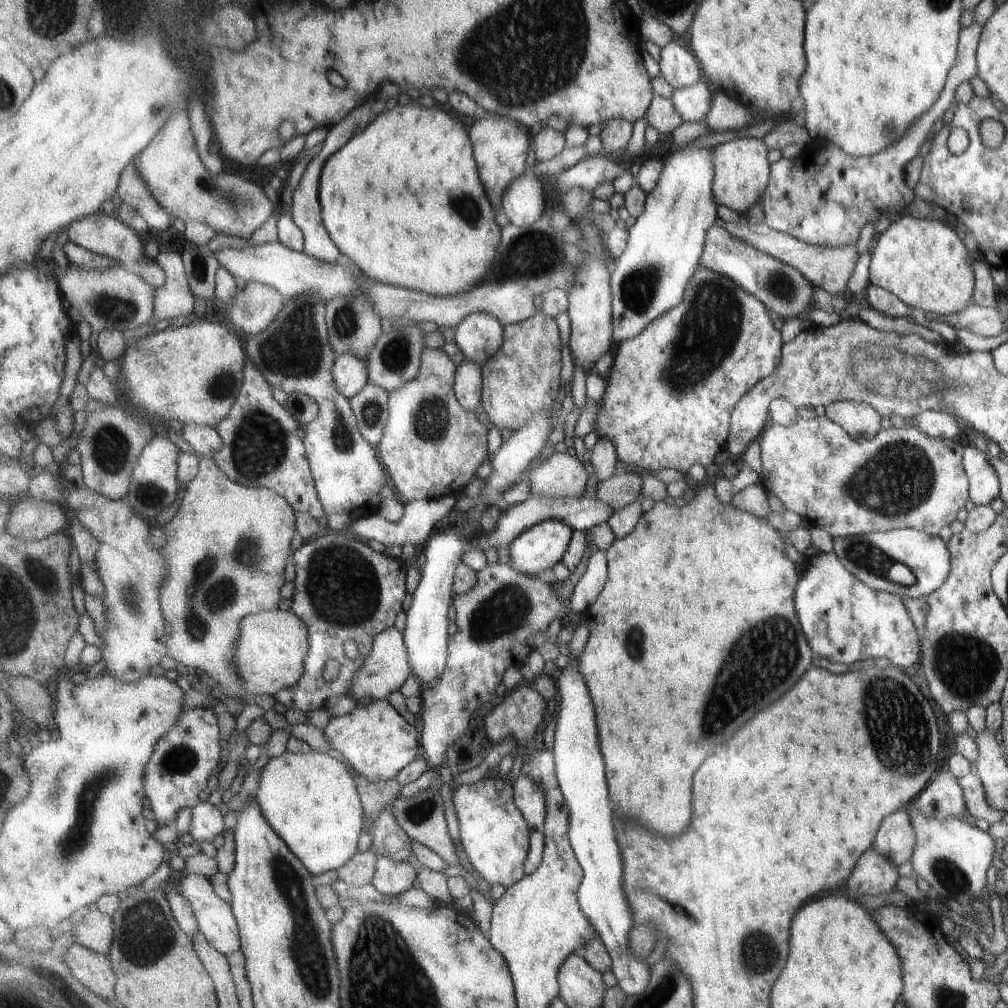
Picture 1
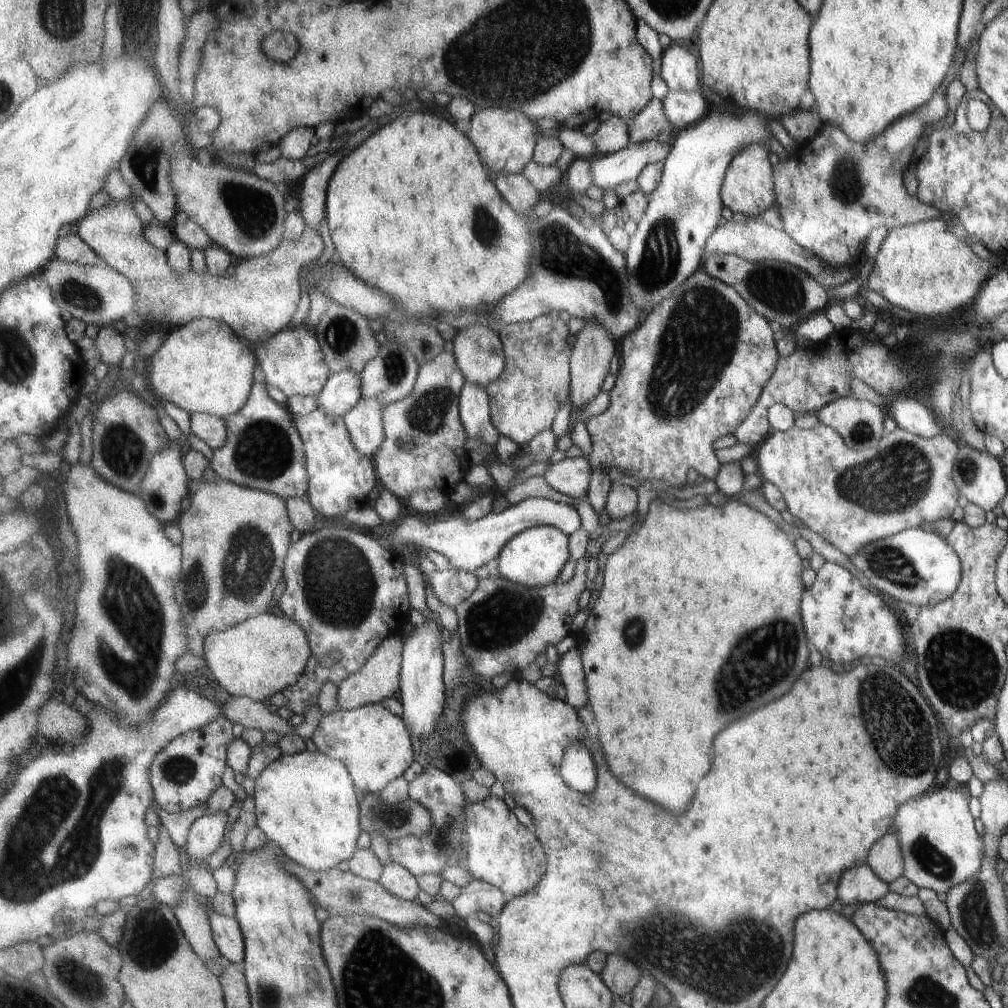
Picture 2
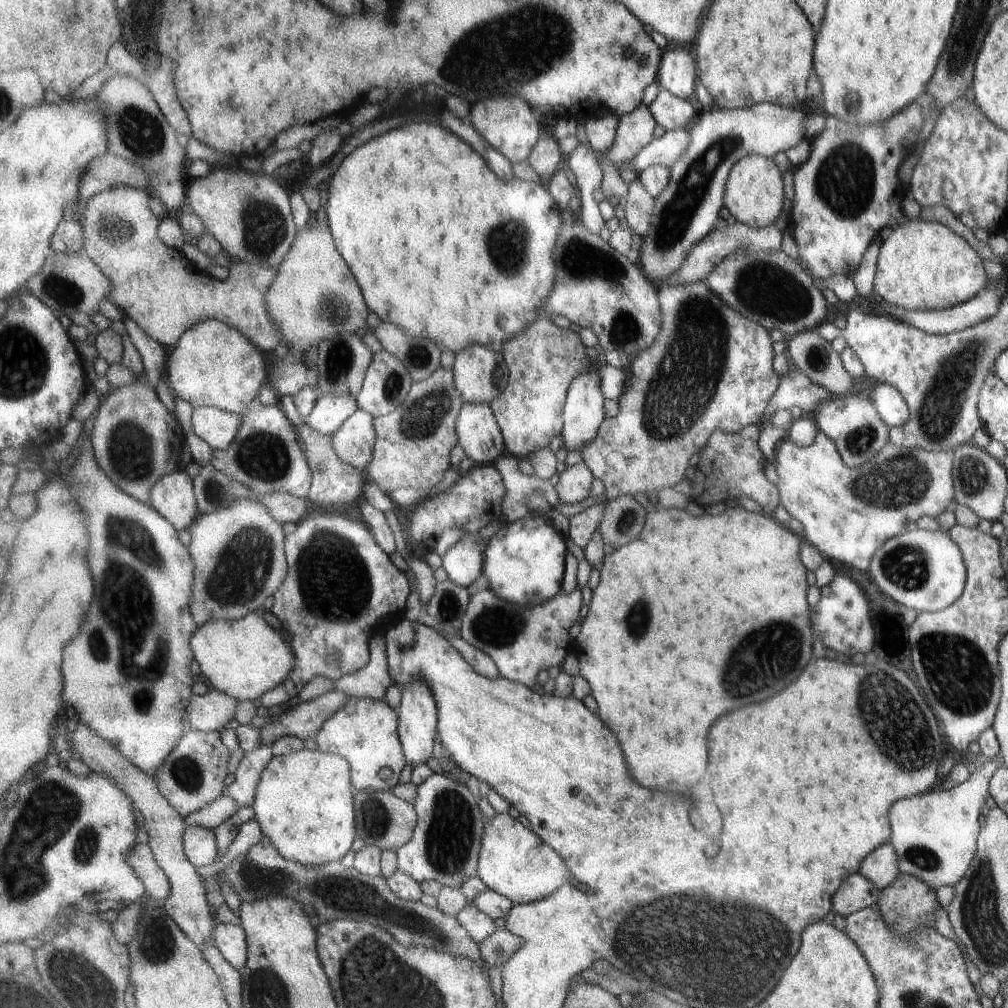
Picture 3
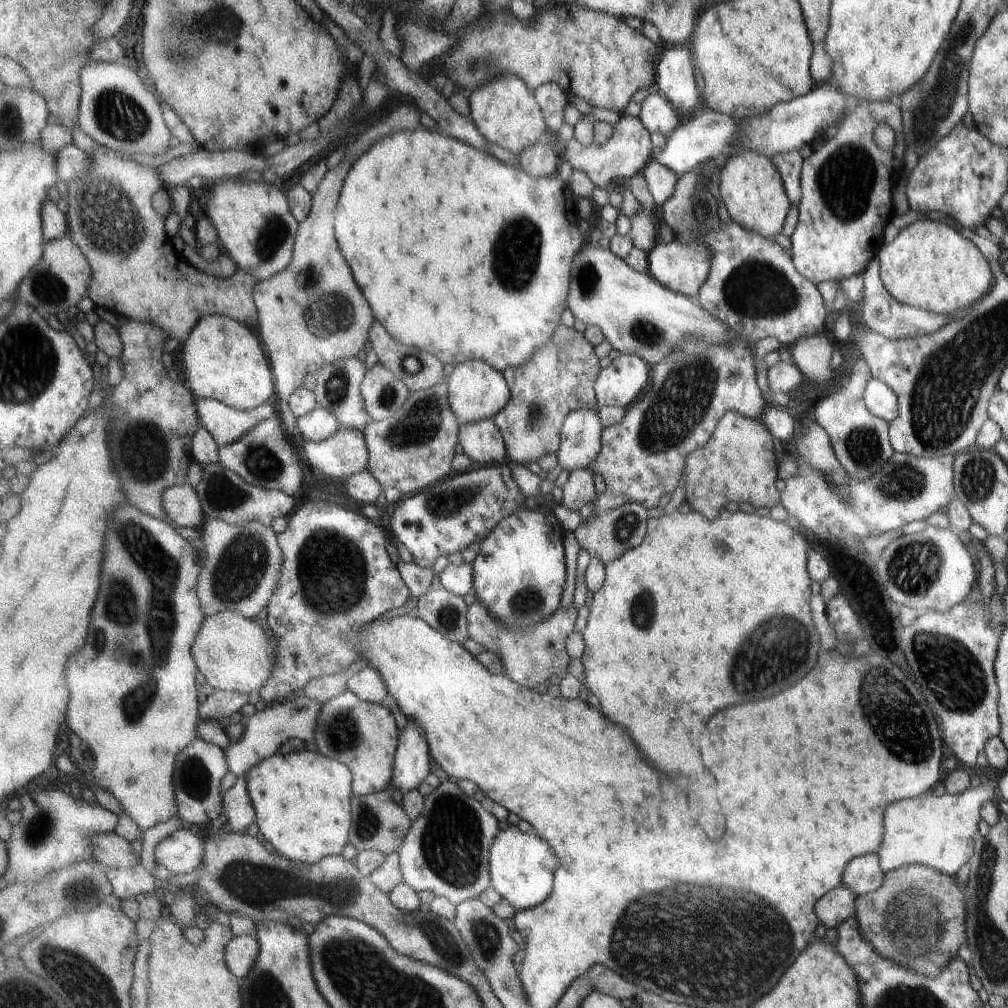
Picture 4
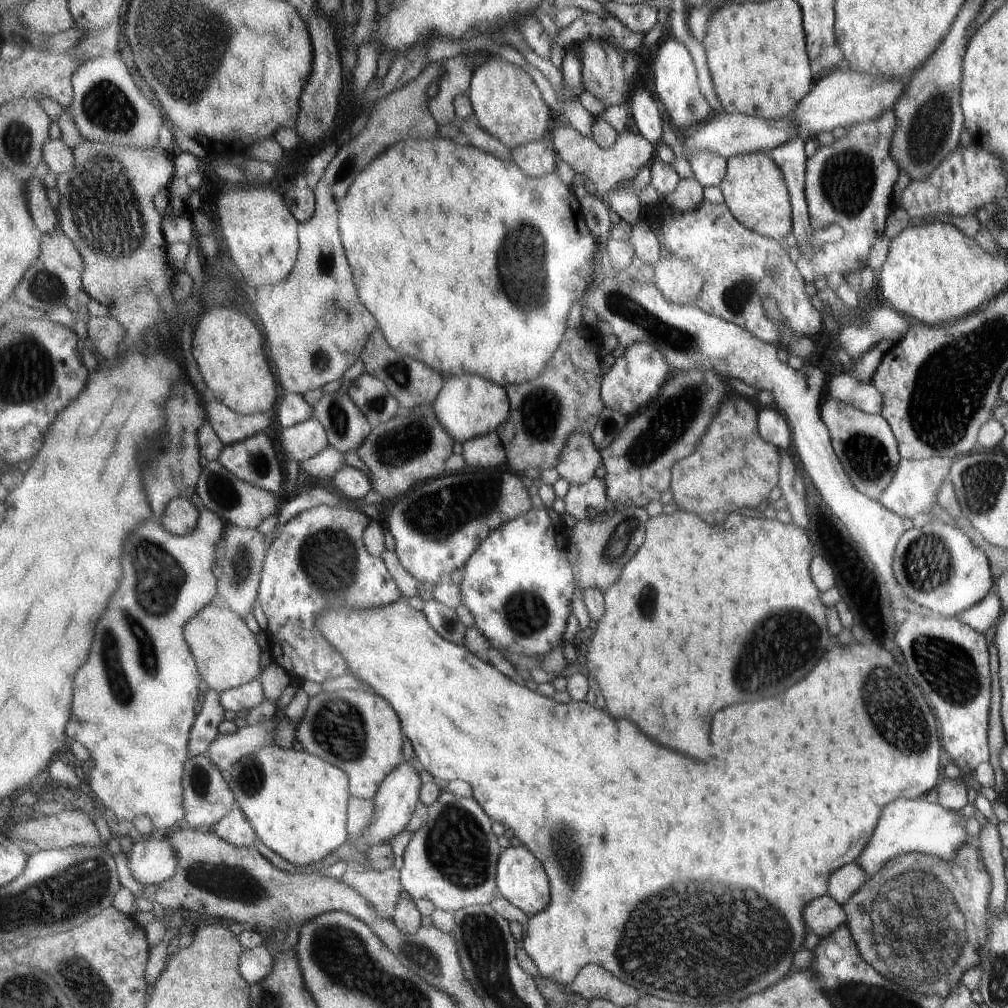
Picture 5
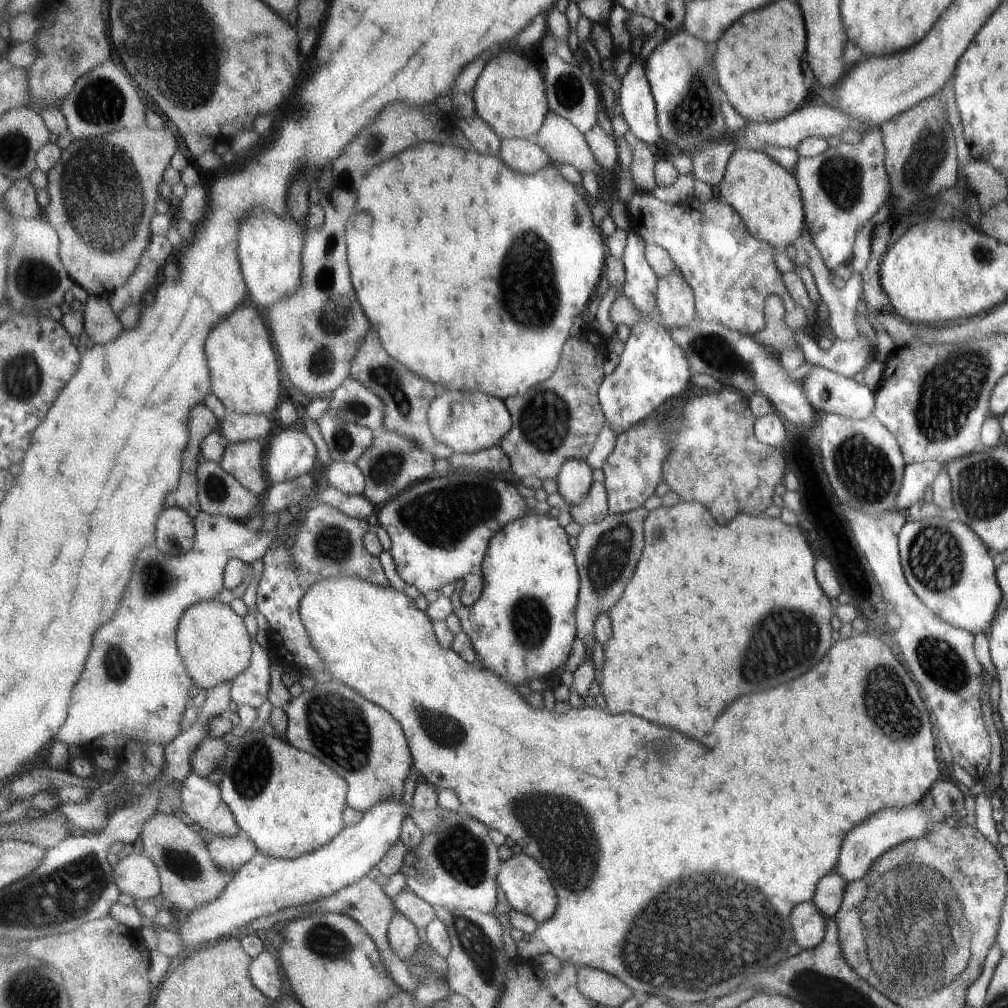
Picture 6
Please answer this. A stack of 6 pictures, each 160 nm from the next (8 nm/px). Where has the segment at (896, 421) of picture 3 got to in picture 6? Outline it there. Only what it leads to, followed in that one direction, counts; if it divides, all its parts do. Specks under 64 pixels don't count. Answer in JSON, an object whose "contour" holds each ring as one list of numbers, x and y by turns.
{"contour":[[811,365,807,374,797,382,800,382,805,390,805,396,807,396,808,402,811,403,816,414,835,413,848,419,864,419,872,414,874,407,873,390,869,390,858,378,848,379,820,366]]}

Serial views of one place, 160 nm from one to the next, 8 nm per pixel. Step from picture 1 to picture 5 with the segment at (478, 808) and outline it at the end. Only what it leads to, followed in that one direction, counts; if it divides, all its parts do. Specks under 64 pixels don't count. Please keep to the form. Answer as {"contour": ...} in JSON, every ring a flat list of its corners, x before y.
{"contour":[[523,844,502,850,497,865,497,884,500,893,530,917,543,912,551,902,551,882,544,864]]}

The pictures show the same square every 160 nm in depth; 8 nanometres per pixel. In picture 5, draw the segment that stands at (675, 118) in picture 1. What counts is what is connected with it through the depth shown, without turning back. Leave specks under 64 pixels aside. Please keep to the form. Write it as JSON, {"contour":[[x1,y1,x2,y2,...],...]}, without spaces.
{"contour":[[564,124,552,130,552,146,559,159,569,164,576,175,589,178,597,188,597,194,606,199,609,193,621,187,623,180,635,178,643,167,650,166,656,158,656,144,645,135,625,131,619,135,613,148,605,149,591,137,581,134,576,128]]}

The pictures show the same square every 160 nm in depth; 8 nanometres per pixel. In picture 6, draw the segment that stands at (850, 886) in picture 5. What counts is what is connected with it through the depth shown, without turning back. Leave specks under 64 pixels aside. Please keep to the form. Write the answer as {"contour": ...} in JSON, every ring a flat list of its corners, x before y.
{"contour":[[834,872,820,878,811,902,815,904,825,920,833,918,839,910,845,884,847,883,844,883]]}

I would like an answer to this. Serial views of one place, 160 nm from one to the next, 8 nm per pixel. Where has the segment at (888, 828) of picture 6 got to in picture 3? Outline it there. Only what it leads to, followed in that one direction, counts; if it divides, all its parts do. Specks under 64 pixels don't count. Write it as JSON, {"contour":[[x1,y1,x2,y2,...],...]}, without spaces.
{"contour":[[987,759,961,784,946,786,939,792,925,792,895,801,888,810,890,837,888,843,893,847,899,873,915,876,936,890,939,886,954,885,971,868,972,858,976,853,976,836,980,829,977,823,981,808,987,800,988,782,993,771,1001,764,1000,760]]}

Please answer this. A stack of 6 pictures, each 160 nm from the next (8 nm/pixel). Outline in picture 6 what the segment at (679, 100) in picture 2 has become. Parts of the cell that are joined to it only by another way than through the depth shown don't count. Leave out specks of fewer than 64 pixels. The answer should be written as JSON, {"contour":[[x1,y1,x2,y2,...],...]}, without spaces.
{"contour":[[633,60,629,72,621,78,619,100,626,124,643,142,654,146,659,140,660,126,656,100,644,67,645,60]]}

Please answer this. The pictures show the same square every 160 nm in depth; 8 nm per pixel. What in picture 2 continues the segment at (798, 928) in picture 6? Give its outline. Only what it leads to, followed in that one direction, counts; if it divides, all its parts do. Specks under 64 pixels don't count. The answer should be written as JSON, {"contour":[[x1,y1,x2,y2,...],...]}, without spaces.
{"contour":[[863,863,851,867,841,873,836,898,841,904,857,904,877,902,889,890,888,883,883,882,869,865]]}

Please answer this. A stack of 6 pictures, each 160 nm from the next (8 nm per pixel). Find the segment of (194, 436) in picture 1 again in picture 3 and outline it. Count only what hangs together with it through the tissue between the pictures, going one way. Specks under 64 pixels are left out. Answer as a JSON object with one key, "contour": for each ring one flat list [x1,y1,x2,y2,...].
{"contour":[[200,406,193,408,192,428,213,450,225,450,236,439,243,419,219,407]]}

